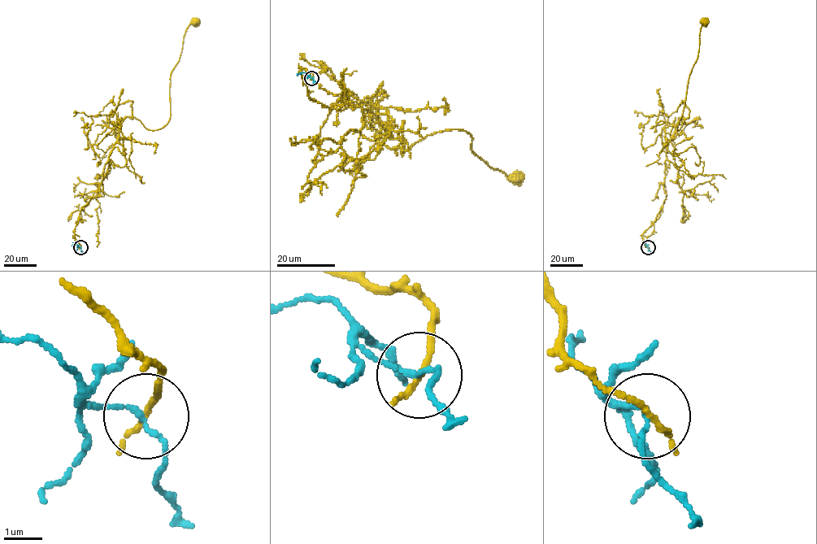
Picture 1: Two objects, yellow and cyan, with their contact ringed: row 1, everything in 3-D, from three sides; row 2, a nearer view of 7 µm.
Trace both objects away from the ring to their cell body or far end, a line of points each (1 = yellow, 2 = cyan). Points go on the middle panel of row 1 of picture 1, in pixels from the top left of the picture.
1: (312, 78), (301, 68), (310, 99), (368, 110), (406, 150), (435, 132), (463, 129), (487, 164), (518, 176)
2: (312, 78), (303, 71), (297, 76)

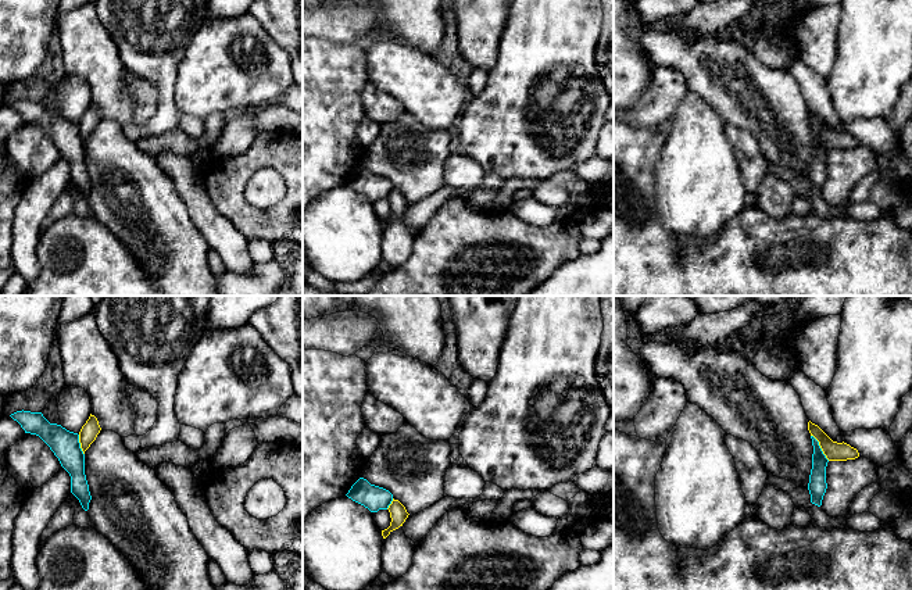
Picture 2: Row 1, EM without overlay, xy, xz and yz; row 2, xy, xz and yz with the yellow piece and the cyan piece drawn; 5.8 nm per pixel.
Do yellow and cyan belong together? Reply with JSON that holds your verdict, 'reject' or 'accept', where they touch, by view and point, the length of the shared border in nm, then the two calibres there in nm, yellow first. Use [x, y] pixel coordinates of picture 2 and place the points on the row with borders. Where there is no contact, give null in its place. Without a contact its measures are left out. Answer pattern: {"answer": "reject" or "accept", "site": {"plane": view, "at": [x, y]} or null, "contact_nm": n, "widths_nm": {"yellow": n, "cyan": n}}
{"answer": "reject", "site": {"plane": "yz", "at": [821, 447]}, "contact_nm": 190, "widths_nm": {"yellow": 110, "cyan": 110}}

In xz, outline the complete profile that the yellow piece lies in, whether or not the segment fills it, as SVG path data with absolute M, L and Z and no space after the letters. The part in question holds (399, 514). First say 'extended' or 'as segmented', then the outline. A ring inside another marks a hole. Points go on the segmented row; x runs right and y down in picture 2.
as segmented; M394 498L387 509L390 512L391 522L390 522L390 526L387 529L382 530L383 539L386 539L393 530L403 526L403 523L405 522L405 519L409 515L407 512L405 507L398 500L394 500Z

